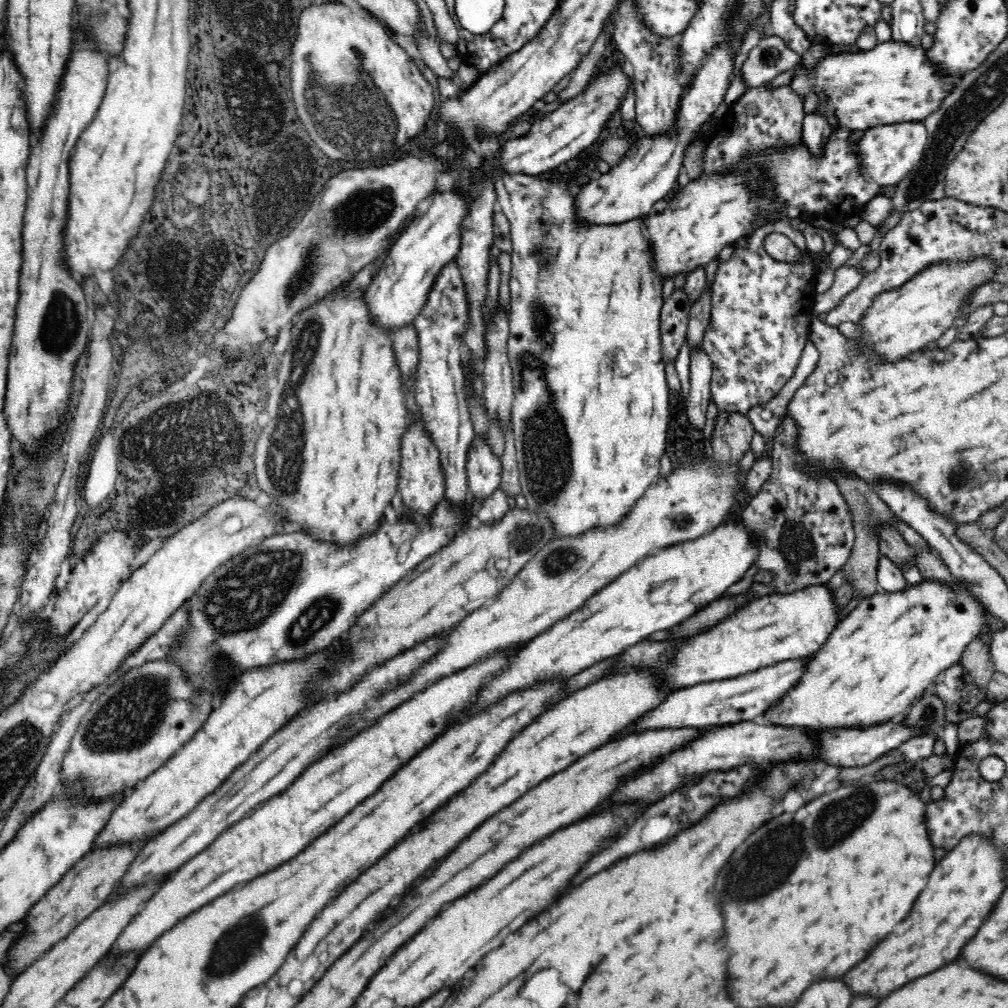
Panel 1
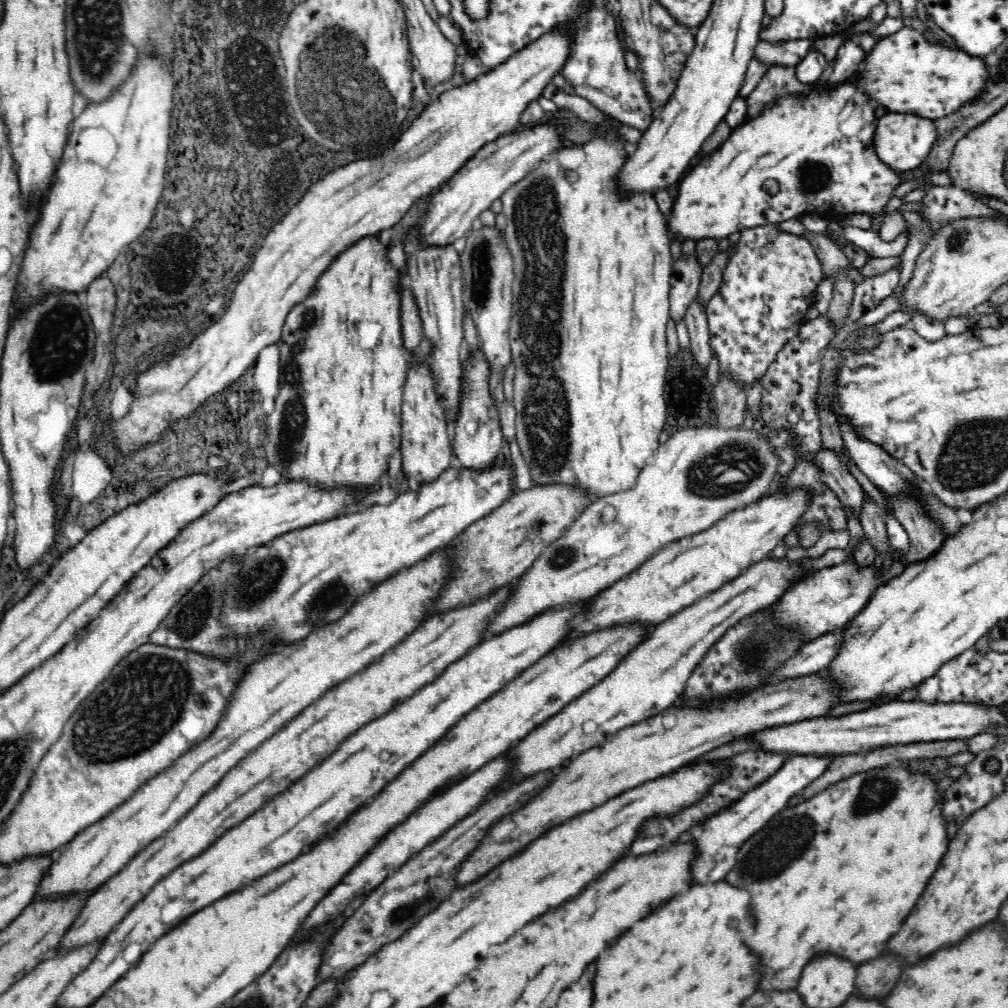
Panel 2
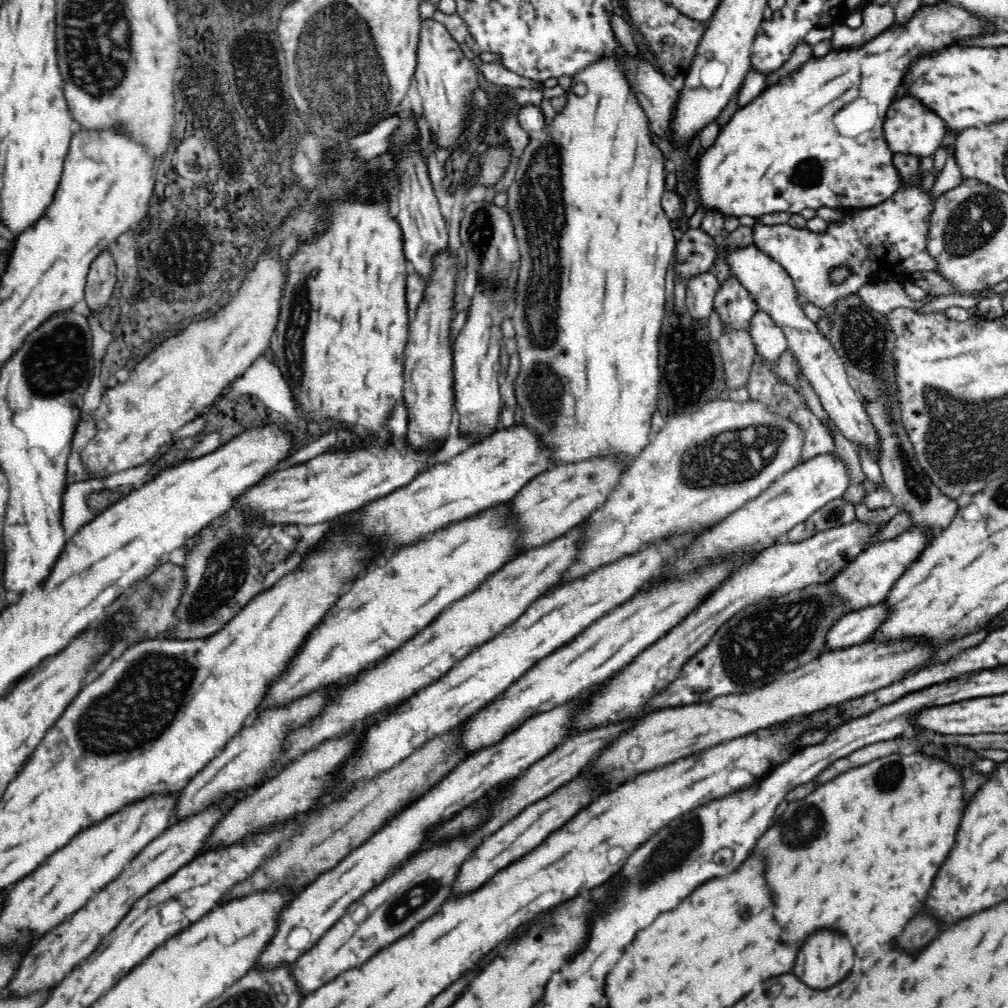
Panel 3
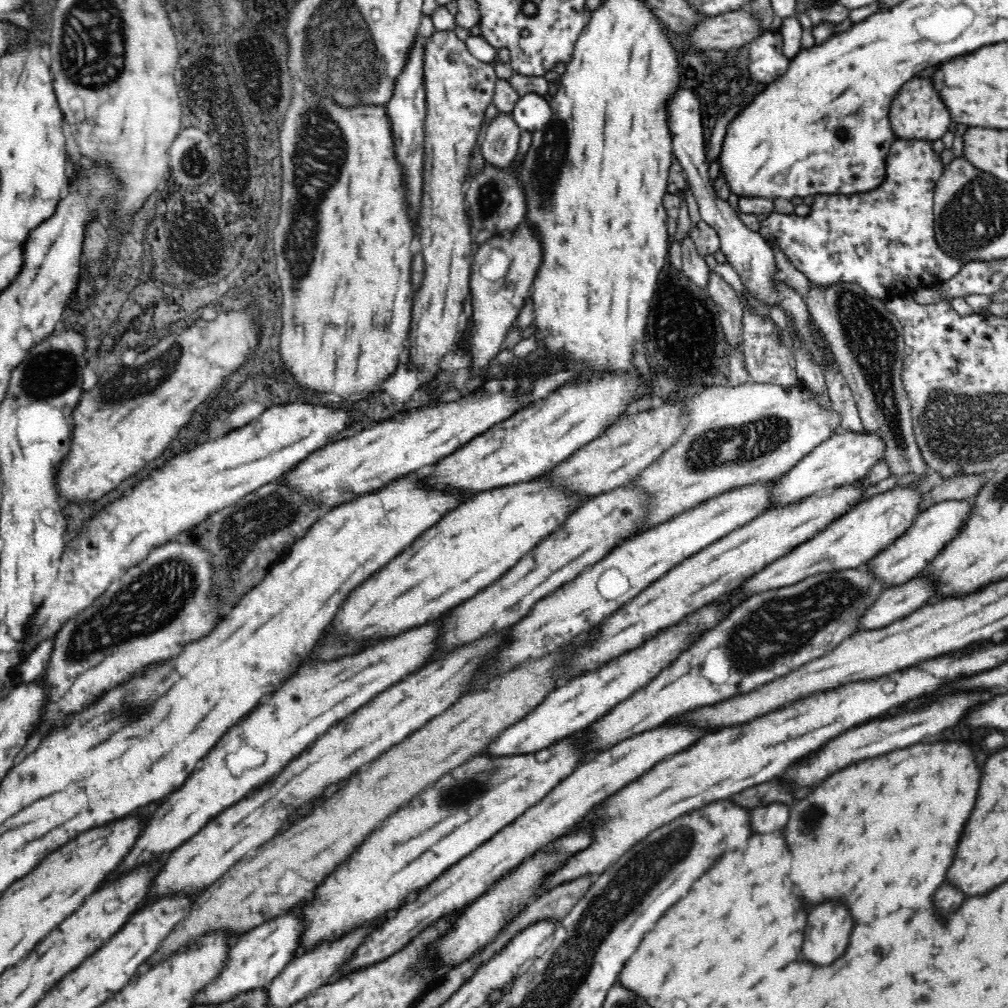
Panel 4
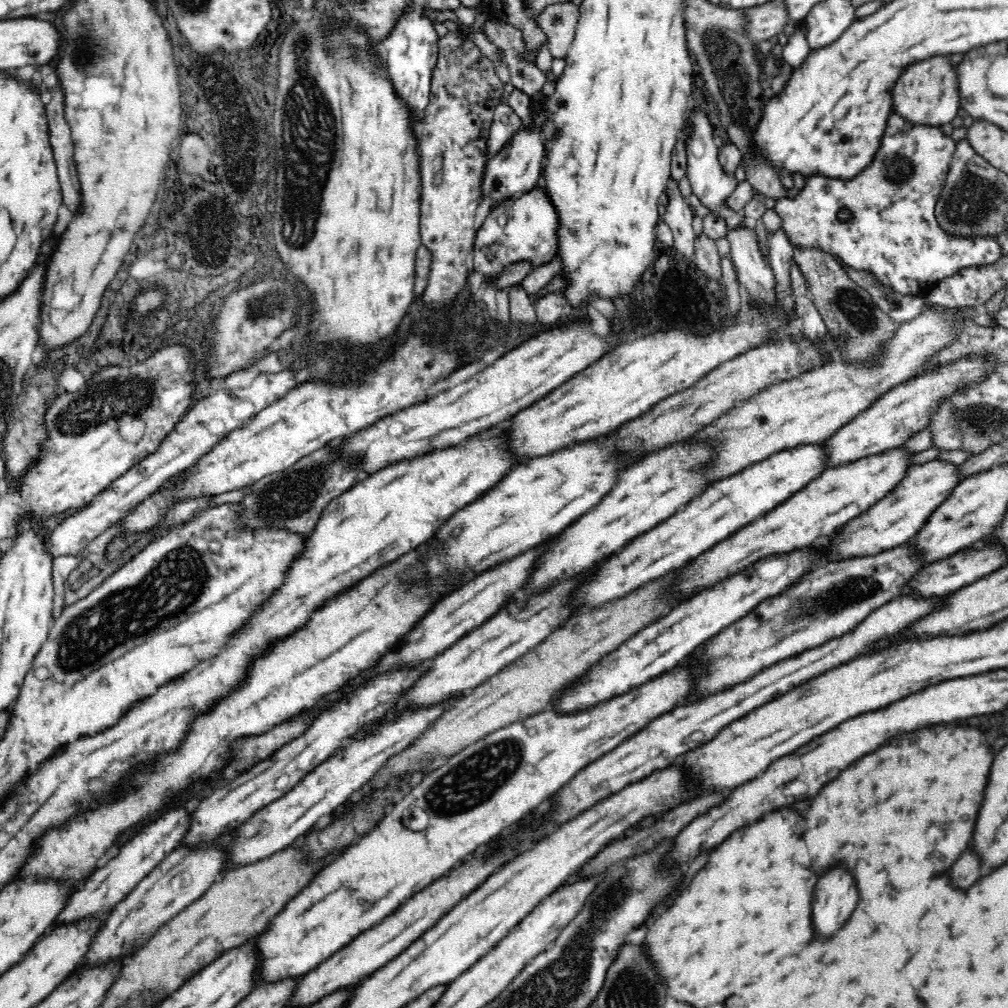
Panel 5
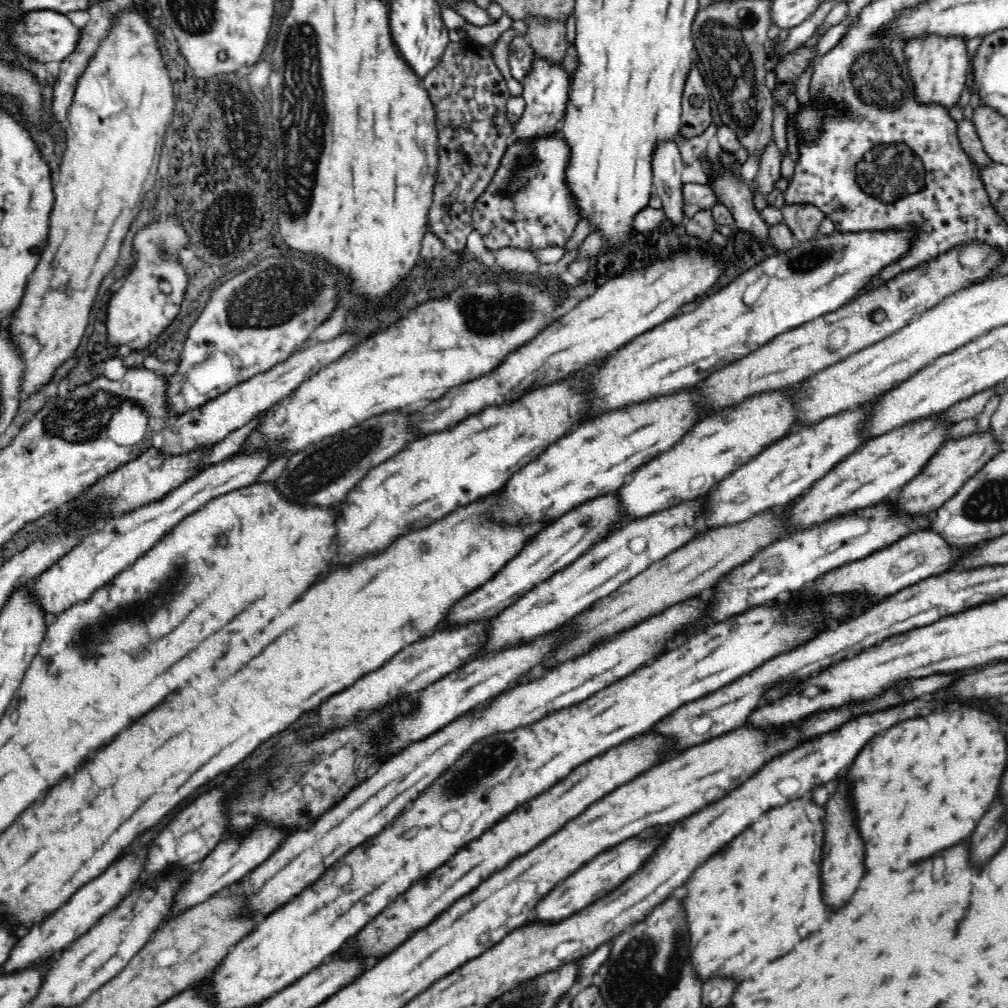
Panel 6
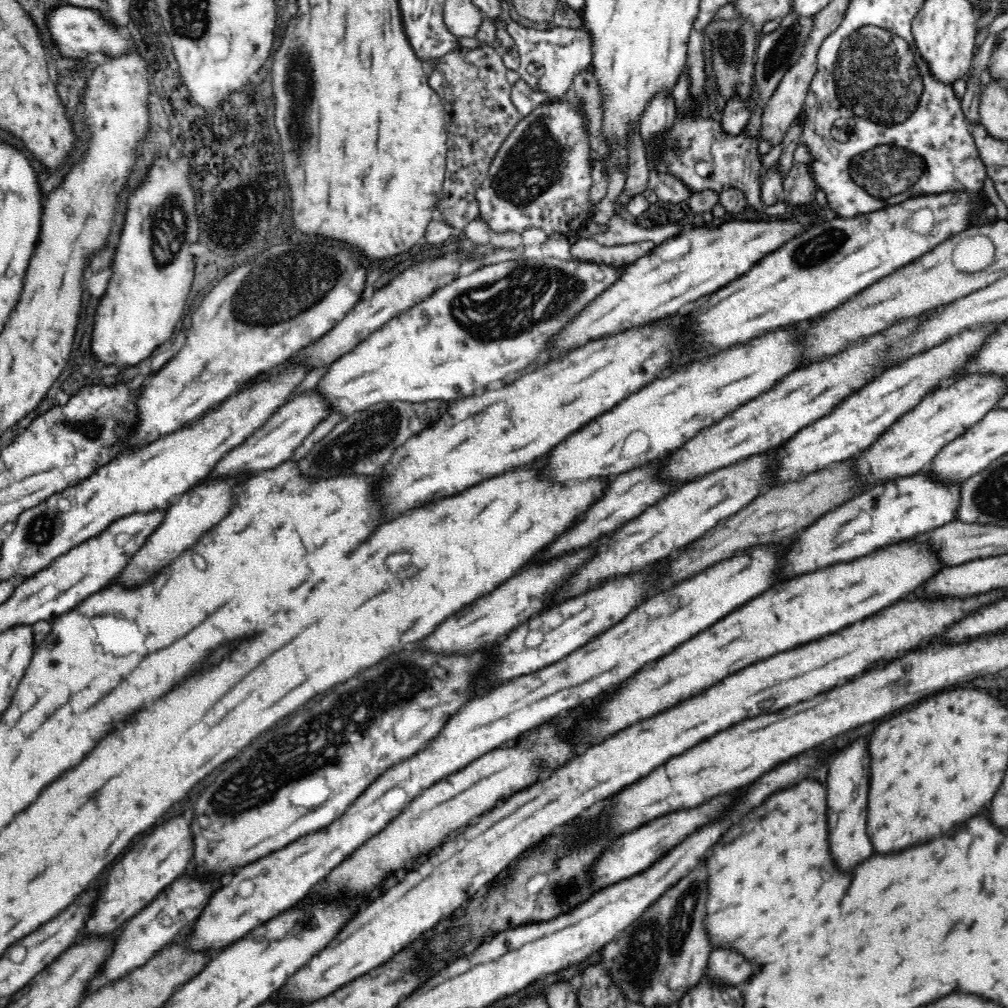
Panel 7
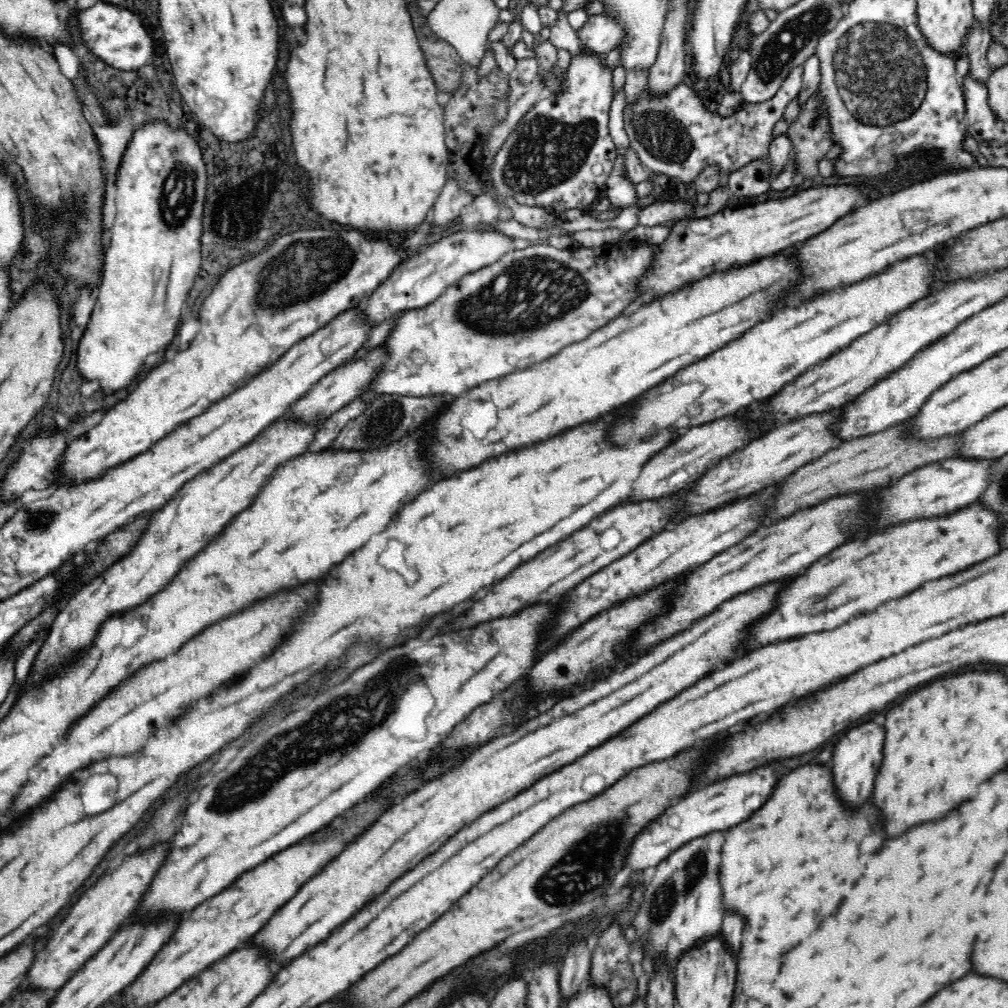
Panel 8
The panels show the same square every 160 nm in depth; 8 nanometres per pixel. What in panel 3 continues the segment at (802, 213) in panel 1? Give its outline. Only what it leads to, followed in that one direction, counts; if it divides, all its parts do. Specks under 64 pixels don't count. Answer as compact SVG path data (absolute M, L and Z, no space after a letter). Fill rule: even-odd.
M940 1L933 6L922 7L919 11L914 13L914 16L910 19L910 22L906 24L906 28L890 28L883 31L878 36L870 39L870 42L863 44L861 47L846 49L841 51L832 51L822 58L812 57L808 62L805 62L799 71L781 78L774 86L766 88L759 94L752 102L749 102L743 109L738 109L728 123L721 128L719 135L715 139L715 143L707 148L697 160L696 172L694 174L694 182L692 189L696 190L697 194L697 208L702 208L705 213L711 210L718 210L722 213L724 220L728 217L735 217L739 220L742 216L751 216L753 219L761 220L761 216L778 211L782 217L789 214L798 214L802 212L804 208L810 208L818 210L819 208L826 207L834 210L857 210L857 209L869 209L870 207L878 206L882 204L886 199L891 199L892 195L902 186L903 179L899 176L899 170L894 166L892 151L890 147L886 145L884 141L884 135L882 132L884 118L889 106L896 96L896 92L902 84L902 78L904 74L908 72L912 60L922 54L922 52L932 52L932 50L938 50L938 48L944 48L944 46L950 46L954 43L954 38L974 38L974 36L980 36L982 33L986 33L987 28L981 24L980 19L972 17L968 11L950 3L944 3ZM855 98L866 98L868 102L876 104L878 110L878 119L874 123L873 128L870 131L859 134L855 139L845 138L840 134L840 130L836 128L834 124L834 114L844 110L848 106L850 100Z

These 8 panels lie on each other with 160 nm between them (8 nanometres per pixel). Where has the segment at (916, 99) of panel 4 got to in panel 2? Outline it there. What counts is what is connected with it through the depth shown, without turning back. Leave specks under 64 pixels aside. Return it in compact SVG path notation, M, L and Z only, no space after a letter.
M886 113L880 117L872 136L878 159L896 173L920 167L926 160L934 140L936 140L936 127L932 119L902 113Z

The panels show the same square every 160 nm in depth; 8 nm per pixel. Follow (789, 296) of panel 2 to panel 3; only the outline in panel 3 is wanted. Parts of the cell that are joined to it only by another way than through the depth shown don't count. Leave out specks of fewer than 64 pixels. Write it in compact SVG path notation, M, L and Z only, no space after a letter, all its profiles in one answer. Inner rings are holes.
M895 154L893 163L899 170L903 184L892 198L869 209L843 210L844 220L832 224L826 234L792 228L784 219L778 226L767 226L761 220L755 220L752 227L753 245L778 262L790 275L802 309L808 303L824 309L841 297L857 293L863 285L894 281L905 286L912 272L934 272L938 269L926 247L929 216L934 208L932 196L922 192L920 187L904 189L910 176L920 168L920 159L912 155ZM850 211L855 211L853 217L848 215ZM838 266L848 267L851 275L842 284L832 285L828 274ZM731 269L715 293L713 310L718 314L722 334L732 331L750 333L752 317L758 311L763 311L750 295L750 291L733 275Z

